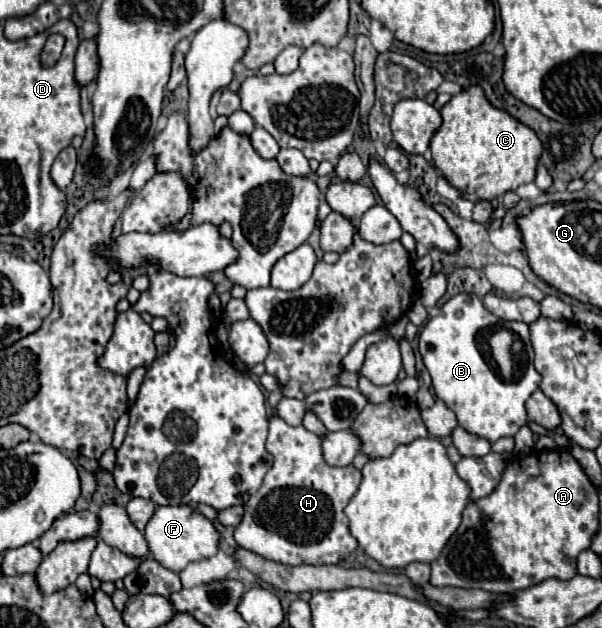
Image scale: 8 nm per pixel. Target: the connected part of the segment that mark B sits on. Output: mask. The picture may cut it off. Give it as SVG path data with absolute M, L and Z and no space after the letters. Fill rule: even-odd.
M462 293L448 299L440 307L440 313L428 319L418 335L420 357L432 377L436 397L456 413L460 427L492 443L500 437L516 435L516 431L526 425L524 403L538 389L542 379L534 367L528 367L518 381L504 381L496 371L490 369L476 339L480 331L498 323L500 319L492 315L476 295Z

